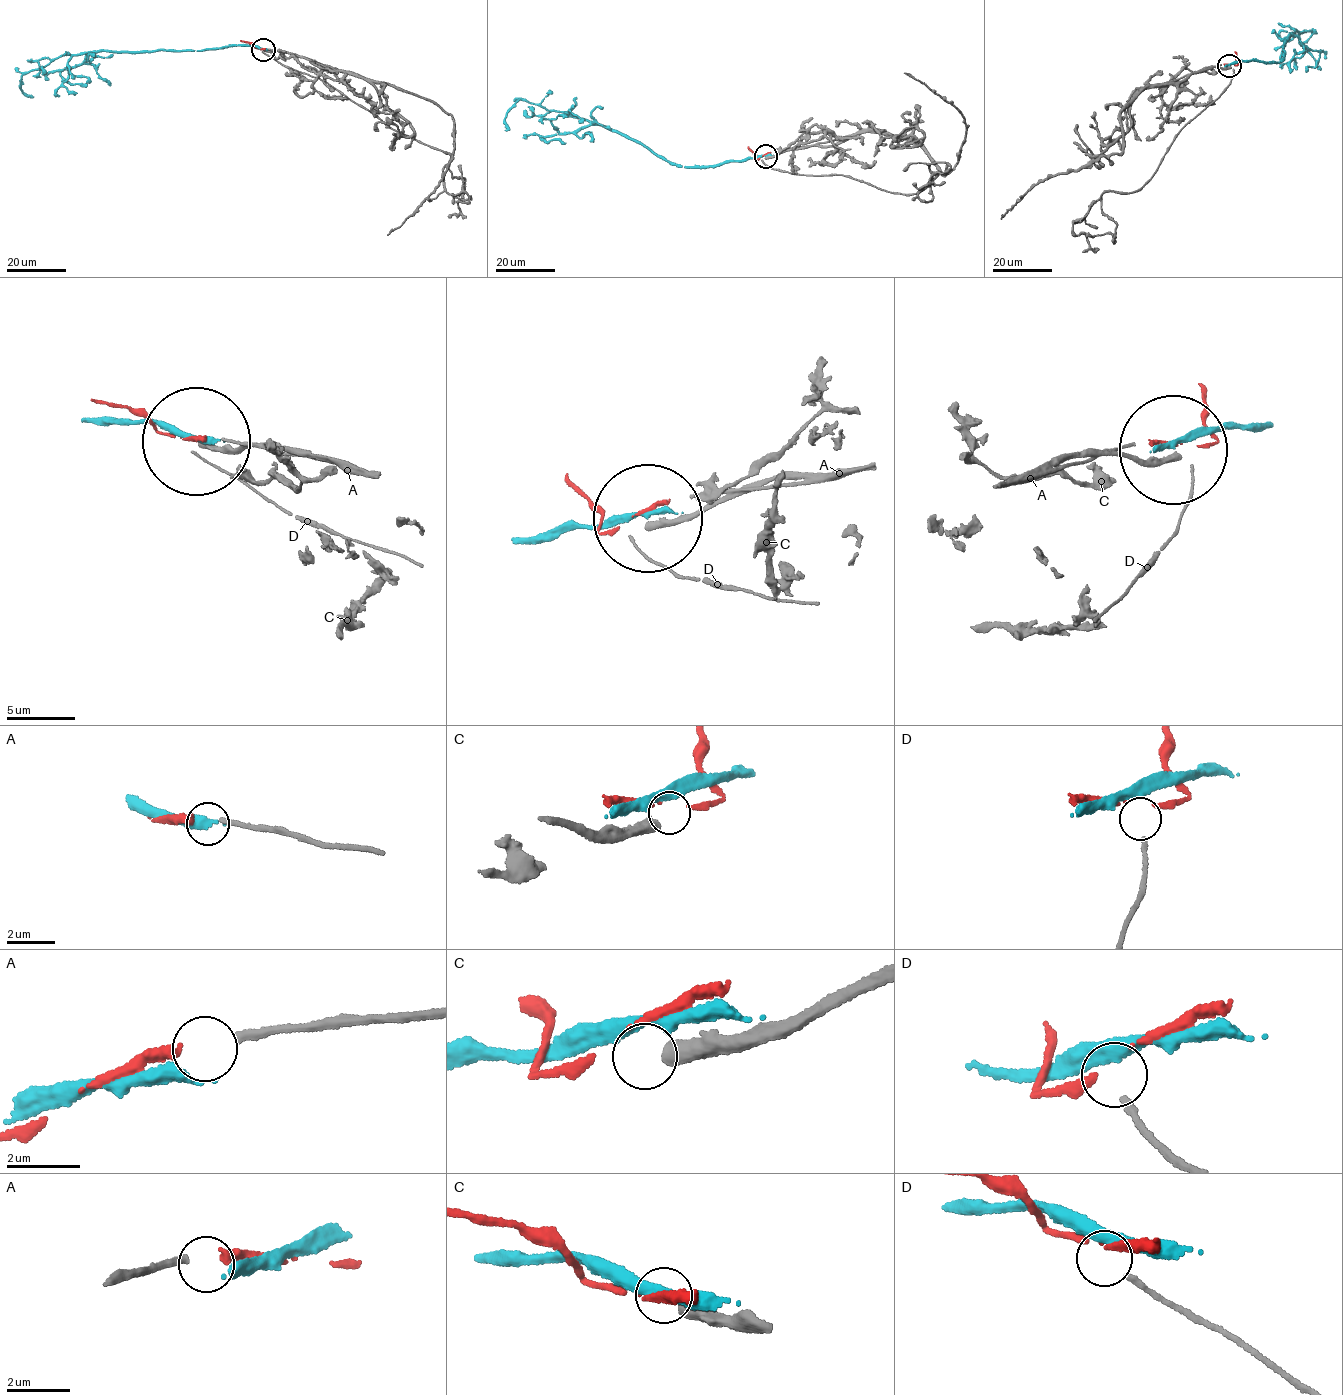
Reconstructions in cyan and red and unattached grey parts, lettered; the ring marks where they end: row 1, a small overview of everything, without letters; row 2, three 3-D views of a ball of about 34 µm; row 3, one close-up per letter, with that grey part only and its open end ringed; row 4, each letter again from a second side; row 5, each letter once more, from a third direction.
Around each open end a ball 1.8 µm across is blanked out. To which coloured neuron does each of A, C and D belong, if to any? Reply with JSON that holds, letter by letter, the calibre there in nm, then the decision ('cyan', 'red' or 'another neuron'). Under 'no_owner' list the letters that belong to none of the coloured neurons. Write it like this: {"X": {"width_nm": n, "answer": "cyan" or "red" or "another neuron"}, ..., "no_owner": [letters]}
{"A": {"width_nm": 240, "answer": "red"}, "C": {"width_nm": 460, "answer": "another neuron"}, "D": {"width_nm": 180, "answer": "another neuron"}, "no_owner": ["C", "D"]}

